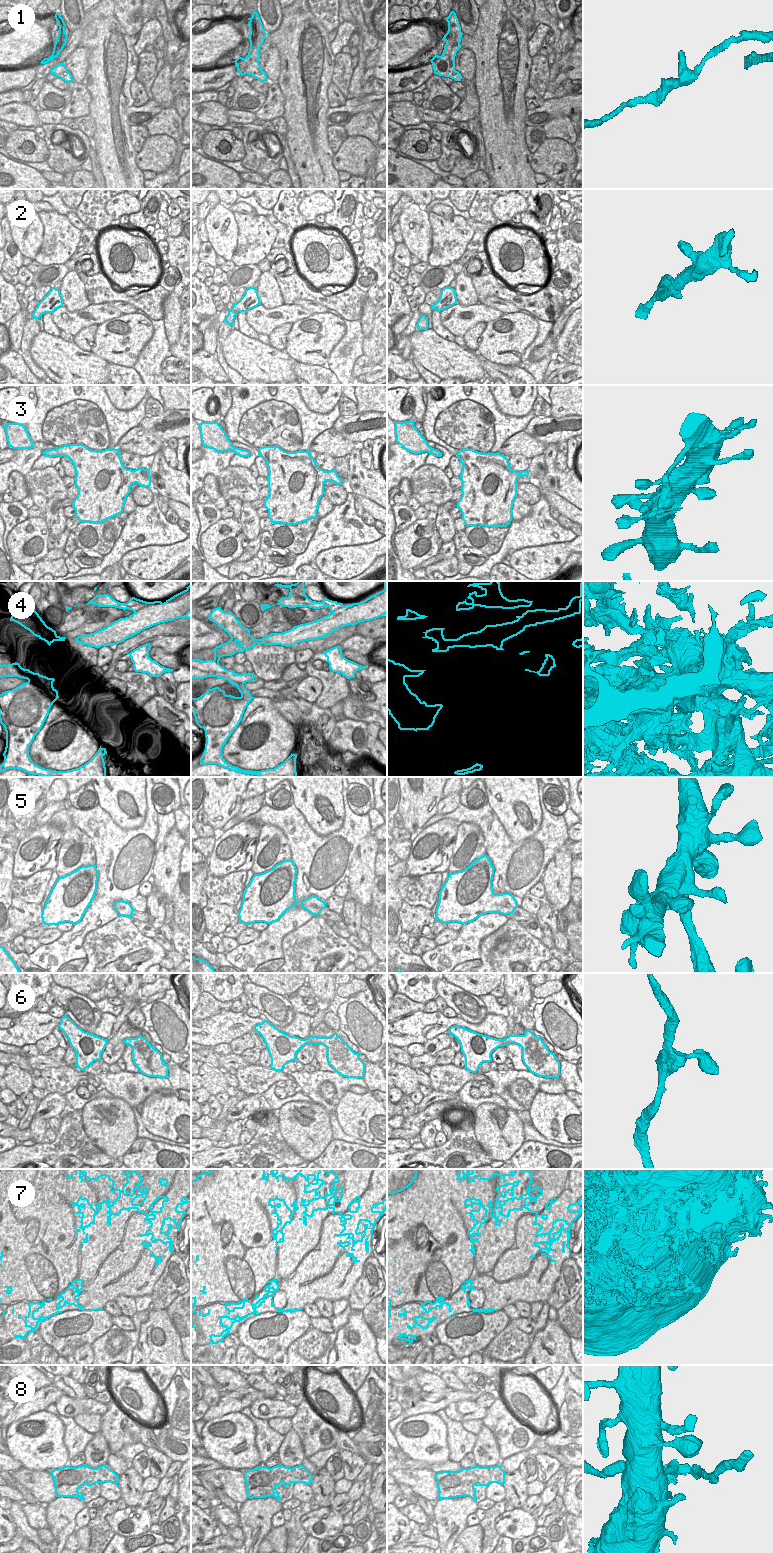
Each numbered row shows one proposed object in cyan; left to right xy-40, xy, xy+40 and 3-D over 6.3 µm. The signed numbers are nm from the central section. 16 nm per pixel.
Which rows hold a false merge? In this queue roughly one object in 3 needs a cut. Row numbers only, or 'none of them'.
4, 8

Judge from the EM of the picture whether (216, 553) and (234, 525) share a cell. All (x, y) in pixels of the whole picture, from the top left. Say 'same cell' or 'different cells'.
same cell

